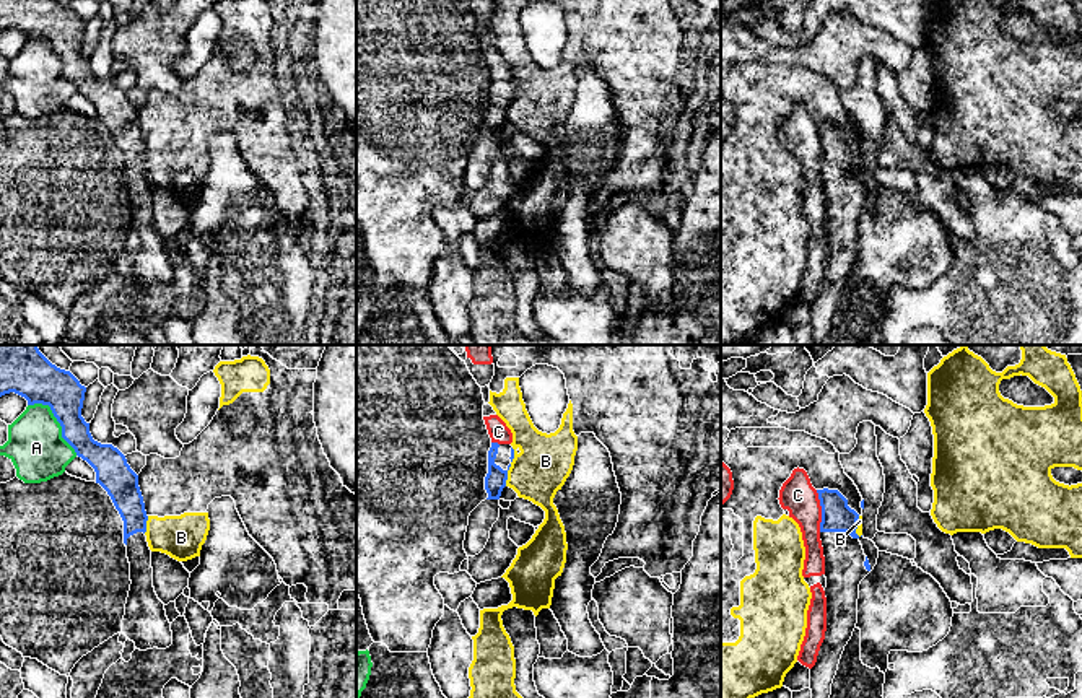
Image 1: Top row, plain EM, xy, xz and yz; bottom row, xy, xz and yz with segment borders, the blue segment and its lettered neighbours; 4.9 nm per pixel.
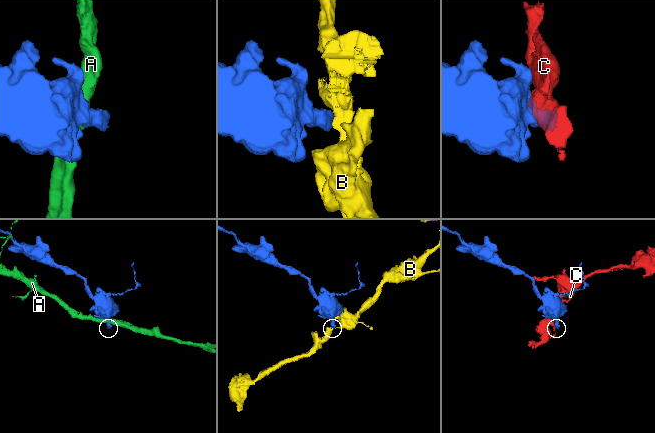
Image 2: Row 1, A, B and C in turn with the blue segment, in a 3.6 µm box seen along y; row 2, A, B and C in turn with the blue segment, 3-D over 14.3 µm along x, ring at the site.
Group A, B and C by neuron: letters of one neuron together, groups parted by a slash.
A / B / C

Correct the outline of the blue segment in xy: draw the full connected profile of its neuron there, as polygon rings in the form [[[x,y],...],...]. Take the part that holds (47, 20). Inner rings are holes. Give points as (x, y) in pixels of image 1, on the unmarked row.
[[[0,0],[0,33],[10,28],[24,33],[28,41],[50,42],[62,62],[62,73],[94,104],[96,119],[107,127],[124,156],[132,220],[122,268],[140,286],[169,283],[172,267],[153,223],[151,185],[145,171],[148,151],[138,111],[117,83],[93,75],[89,59],[81,52],[86,23],[55,0]]]

